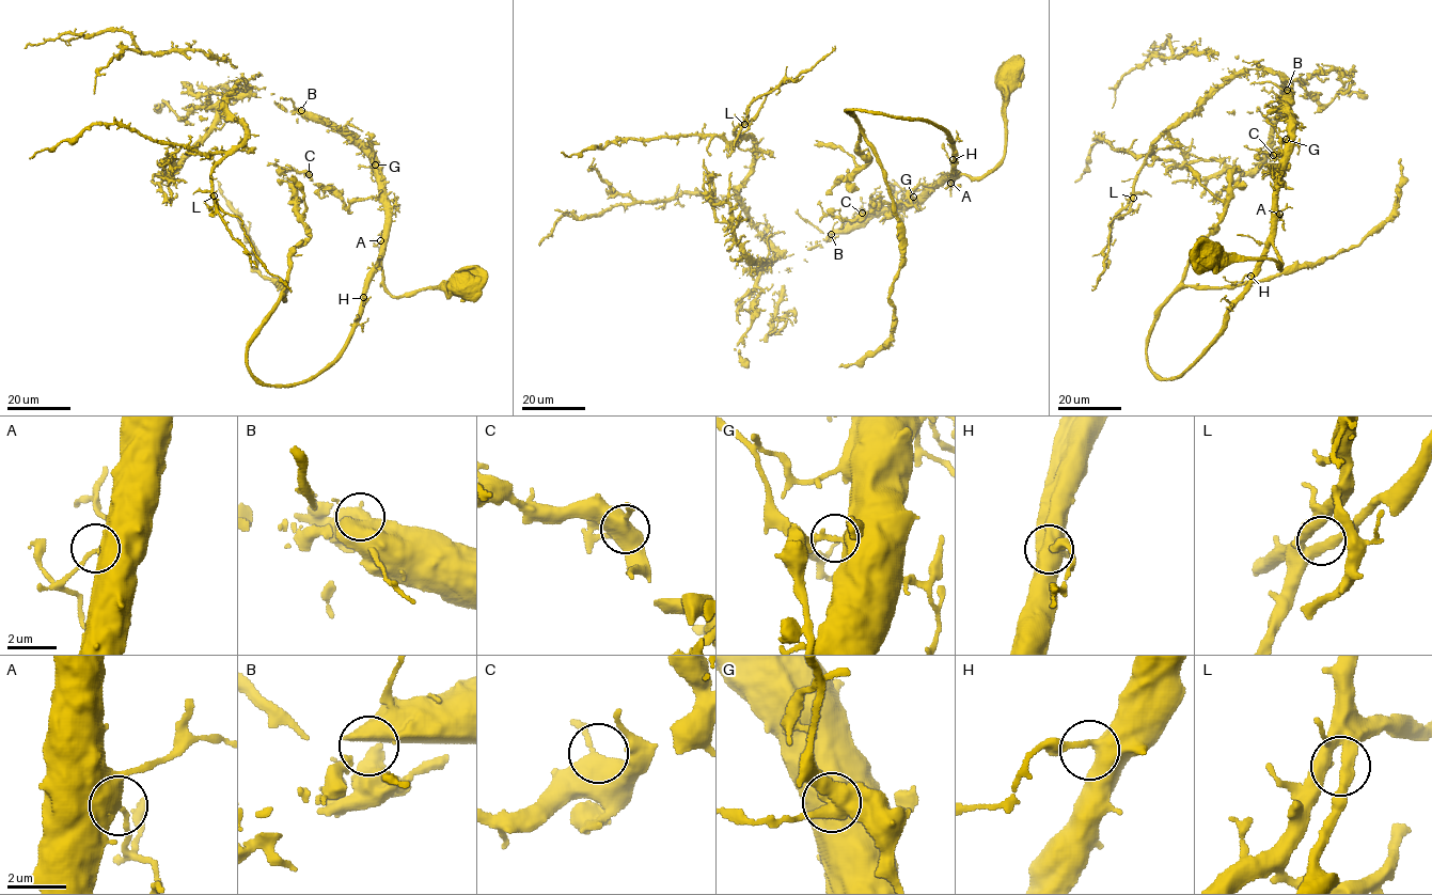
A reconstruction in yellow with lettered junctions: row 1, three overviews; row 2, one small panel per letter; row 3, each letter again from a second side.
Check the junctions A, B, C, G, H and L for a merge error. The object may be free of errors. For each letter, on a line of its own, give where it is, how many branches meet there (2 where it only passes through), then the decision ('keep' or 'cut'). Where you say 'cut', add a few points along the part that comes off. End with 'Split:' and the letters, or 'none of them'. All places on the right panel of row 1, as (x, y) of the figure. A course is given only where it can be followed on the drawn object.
A: (1279, 214) | 2 | keep
B: (1287, 90) | 2 | keep
C: (1273, 155) | 2 | keep
G: (1286, 139) | 2 | cut | (1285, 138), (1280, 138), (1265, 118), (1277, 109)
H: (1250, 276) | 2 | keep
L: (1133, 198) | 2 | keep
Split: G

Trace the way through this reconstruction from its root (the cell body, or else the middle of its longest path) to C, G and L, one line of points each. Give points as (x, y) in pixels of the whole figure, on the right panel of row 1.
C: (1198, 262), (1273, 260), (1278, 268), (1273, 241), (1277, 175), (1271, 172), (1285, 183), (1272, 168), (1273, 155)
G: (1198, 262), (1273, 260), (1278, 268), (1273, 234), (1279, 162), (1285, 138)
L: (1198, 262), (1273, 260), (1278, 268), (1288, 80), (1250, 68), (1216, 88), (1152, 144), (1133, 198)

